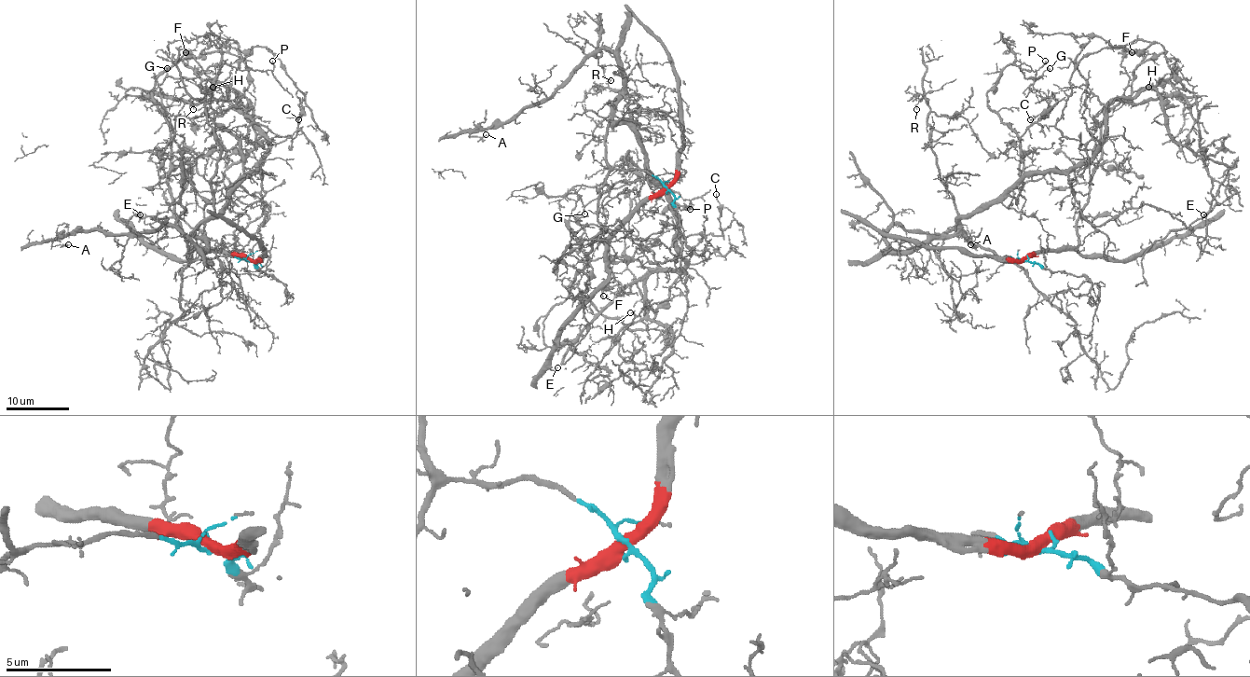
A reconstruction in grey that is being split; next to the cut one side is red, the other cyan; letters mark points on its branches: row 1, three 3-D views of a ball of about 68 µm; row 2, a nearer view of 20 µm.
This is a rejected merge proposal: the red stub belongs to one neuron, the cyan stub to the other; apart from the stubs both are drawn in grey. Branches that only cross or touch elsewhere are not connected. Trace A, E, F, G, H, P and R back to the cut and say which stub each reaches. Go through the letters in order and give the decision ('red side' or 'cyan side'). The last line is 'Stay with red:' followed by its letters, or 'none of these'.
A: cyan side
E: red side
F: cyan side
G: cyan side
H: cyan side
P: cyan side
R: cyan side
Stay with red: E

